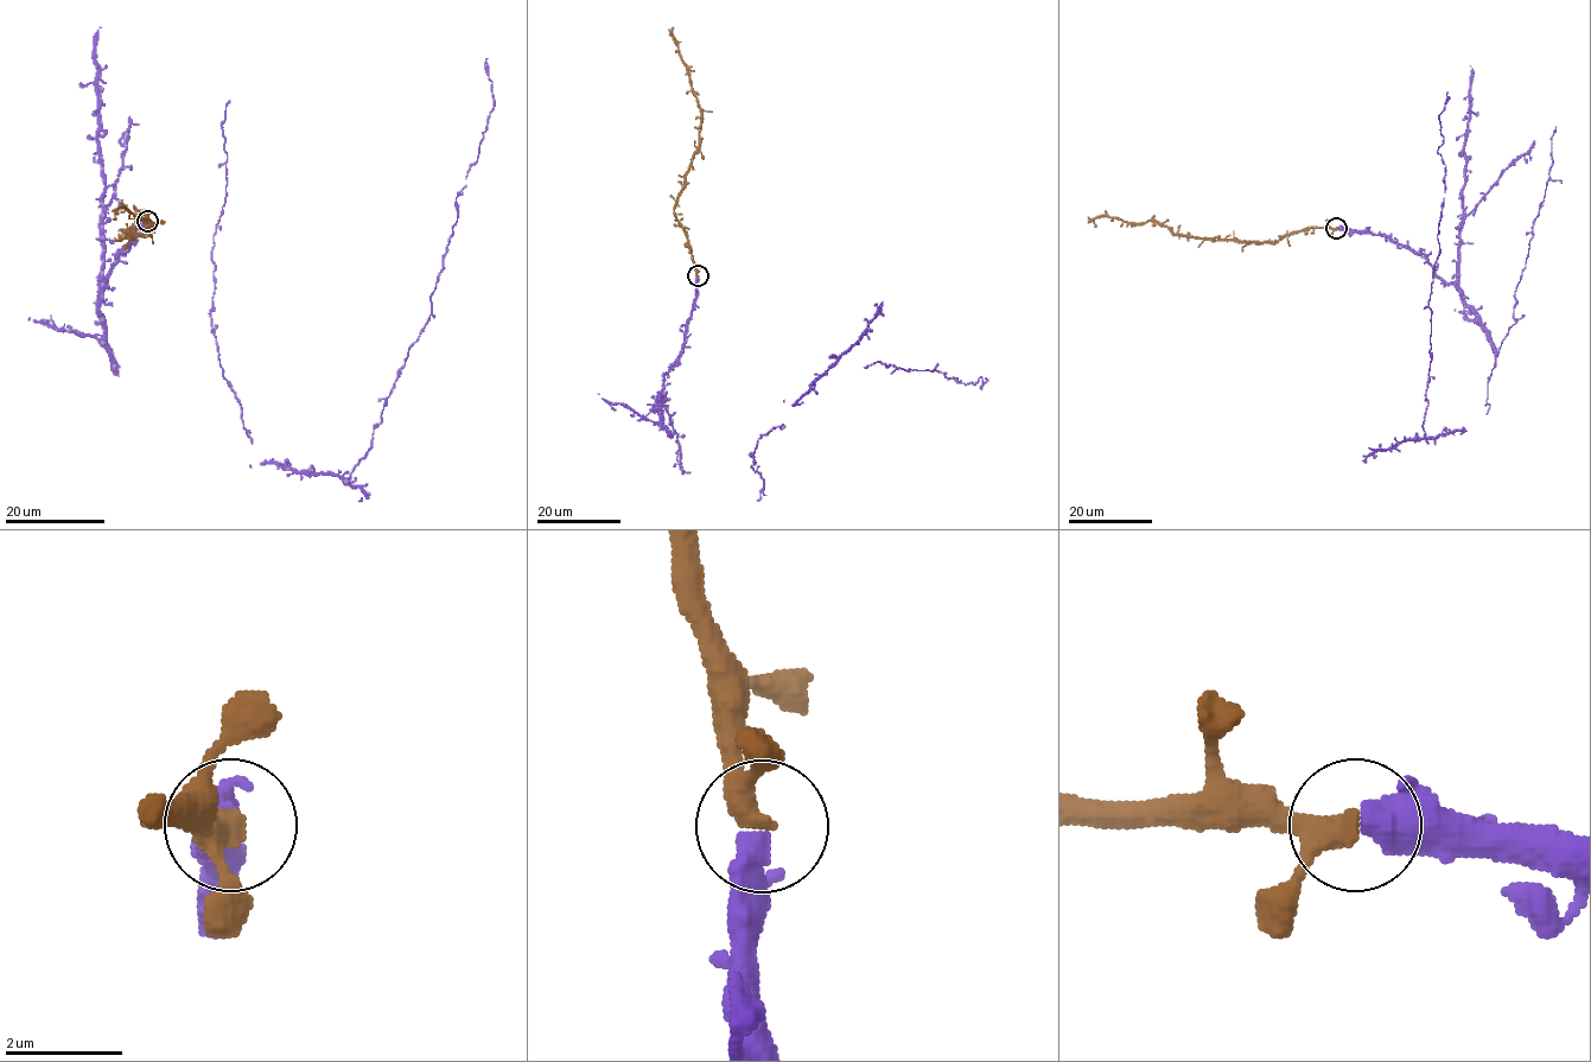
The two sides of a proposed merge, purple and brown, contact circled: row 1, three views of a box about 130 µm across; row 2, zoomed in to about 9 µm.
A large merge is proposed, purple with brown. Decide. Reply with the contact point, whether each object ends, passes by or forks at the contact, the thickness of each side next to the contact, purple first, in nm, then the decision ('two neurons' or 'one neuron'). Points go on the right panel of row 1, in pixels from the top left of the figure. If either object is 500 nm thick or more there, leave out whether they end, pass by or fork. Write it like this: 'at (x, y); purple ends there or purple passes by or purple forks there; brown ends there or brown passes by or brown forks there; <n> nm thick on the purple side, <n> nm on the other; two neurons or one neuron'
at (1336, 228); purple passes by; brown passes by; 400 nm thick on the purple side, 320 nm on the other; one neuron

